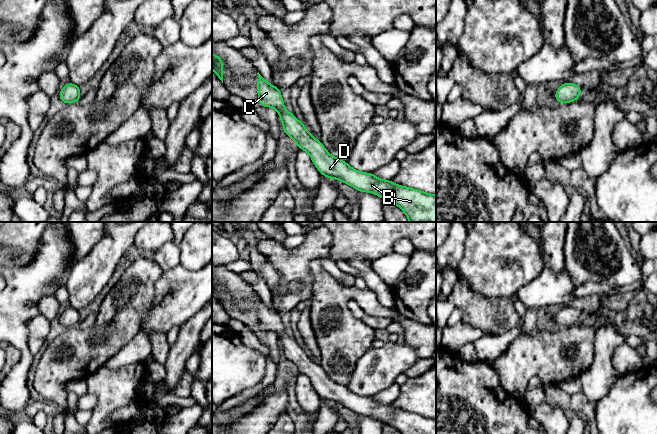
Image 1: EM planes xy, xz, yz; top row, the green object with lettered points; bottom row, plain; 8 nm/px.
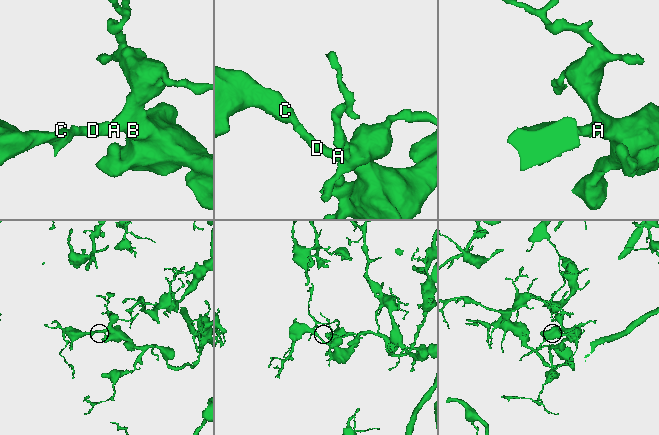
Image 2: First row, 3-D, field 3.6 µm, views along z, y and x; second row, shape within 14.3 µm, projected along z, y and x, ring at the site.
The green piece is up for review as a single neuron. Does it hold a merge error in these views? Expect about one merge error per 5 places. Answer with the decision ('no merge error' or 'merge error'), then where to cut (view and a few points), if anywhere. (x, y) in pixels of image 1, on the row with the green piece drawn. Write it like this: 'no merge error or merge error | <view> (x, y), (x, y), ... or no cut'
no merge error | no cut

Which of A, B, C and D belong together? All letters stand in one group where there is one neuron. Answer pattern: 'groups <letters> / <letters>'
groups A B C D

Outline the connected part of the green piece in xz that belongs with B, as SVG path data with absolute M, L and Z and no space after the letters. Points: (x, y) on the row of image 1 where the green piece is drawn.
M258 75L259 104L277 110L283 122L285 135L289 135L298 148L309 153L315 167L329 179L340 179L360 192L370 192L400 207L410 222L436 222L436 195L417 189L395 185L391 180L380 180L373 173L363 173L351 168L347 162L333 157L322 143L305 128L303 122L289 113L278 87L270 85Z

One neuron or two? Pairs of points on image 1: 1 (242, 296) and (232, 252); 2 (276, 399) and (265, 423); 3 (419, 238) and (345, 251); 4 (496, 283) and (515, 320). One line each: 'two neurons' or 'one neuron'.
1: two neurons
2: one neuron
3: one neuron
4: two neurons

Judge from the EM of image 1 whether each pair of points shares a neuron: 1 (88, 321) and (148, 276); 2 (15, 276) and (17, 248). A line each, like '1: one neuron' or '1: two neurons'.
1: two neurons
2: two neurons

